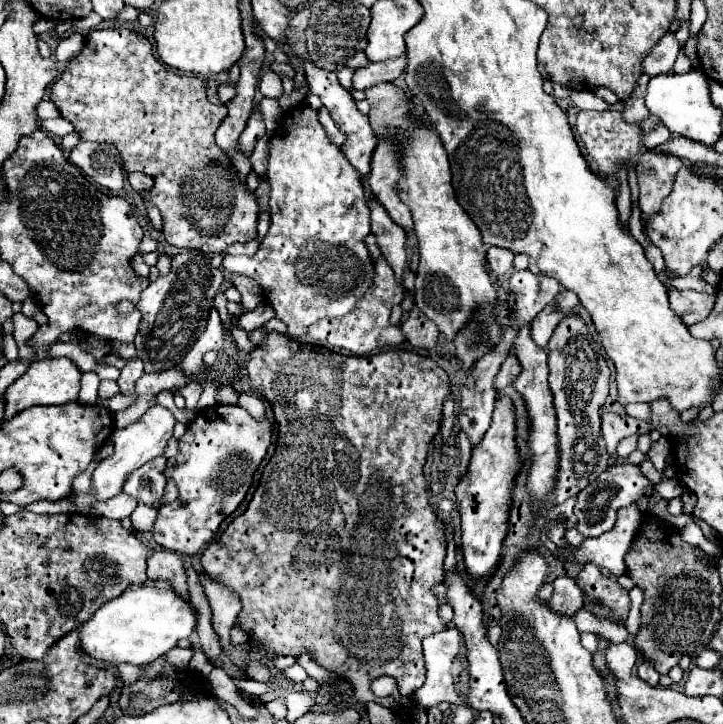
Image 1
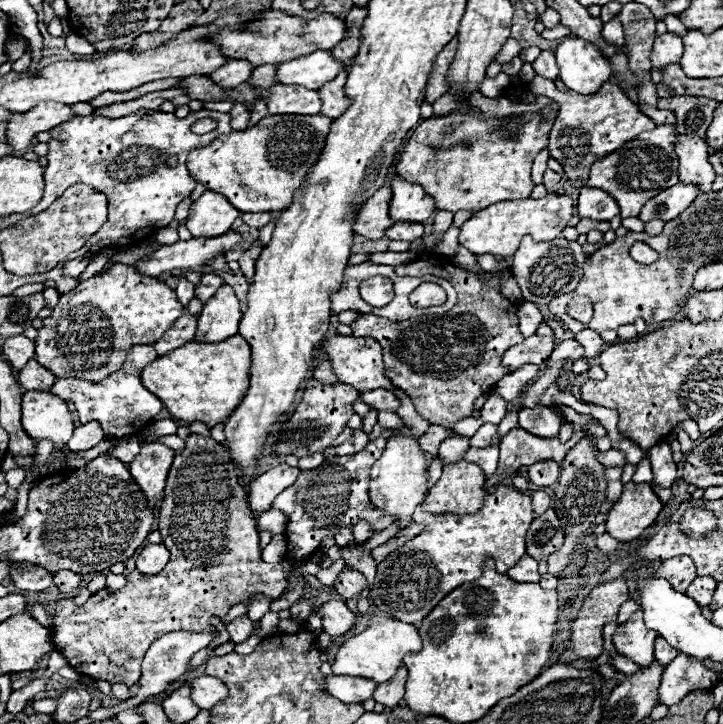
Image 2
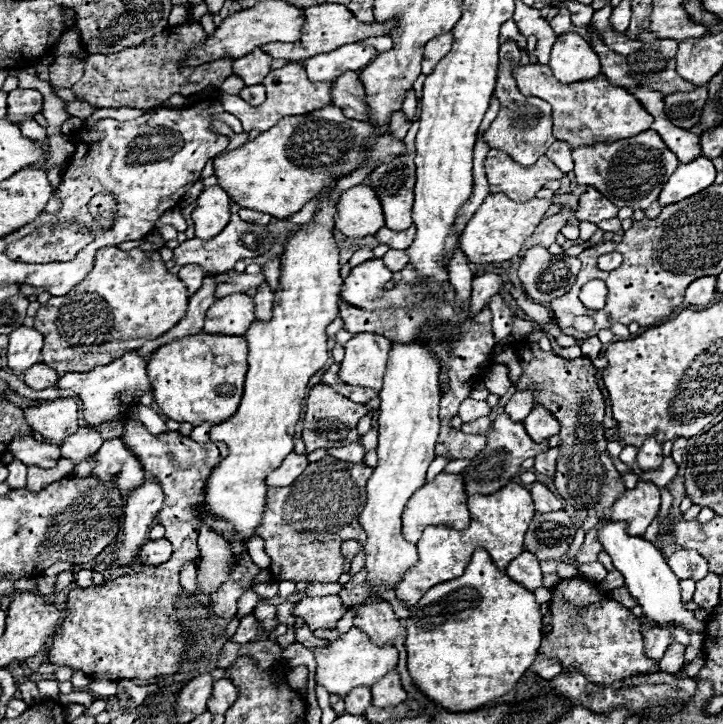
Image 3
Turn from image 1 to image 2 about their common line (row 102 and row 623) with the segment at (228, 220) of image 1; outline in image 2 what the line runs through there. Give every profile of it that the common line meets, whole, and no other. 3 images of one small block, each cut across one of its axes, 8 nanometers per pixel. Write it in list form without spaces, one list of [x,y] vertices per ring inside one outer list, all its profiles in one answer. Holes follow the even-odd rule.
[[[190,434],[186,438],[186,450],[174,456],[172,484],[166,484],[166,494],[158,516],[162,544],[170,550],[170,560],[166,568],[154,576],[140,574],[135,569],[126,576],[124,588],[116,592],[104,588],[96,592],[82,608],[76,608],[72,598],[58,600],[56,614],[52,620],[52,642],[56,650],[68,660],[68,664],[84,676],[106,680],[110,684],[122,682],[126,686],[132,686],[140,680],[140,664],[144,652],[160,636],[176,630],[210,632],[214,630],[210,618],[216,616],[222,620],[234,604],[240,604],[254,594],[278,598],[286,590],[288,582],[280,564],[268,564],[262,560],[256,518],[252,518],[252,510],[248,508],[246,498],[248,492],[240,484],[240,476],[232,464],[230,452],[212,438]],[[118,648],[128,648],[132,652],[132,660],[122,668],[110,664],[110,654]]]

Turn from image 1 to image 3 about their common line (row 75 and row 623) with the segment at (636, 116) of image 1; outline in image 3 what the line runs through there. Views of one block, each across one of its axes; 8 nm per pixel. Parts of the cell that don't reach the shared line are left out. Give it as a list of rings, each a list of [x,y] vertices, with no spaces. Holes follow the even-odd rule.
[[[642,620],[642,634],[644,634],[644,652],[648,658],[660,660],[672,642],[672,634],[666,628],[652,628]]]

